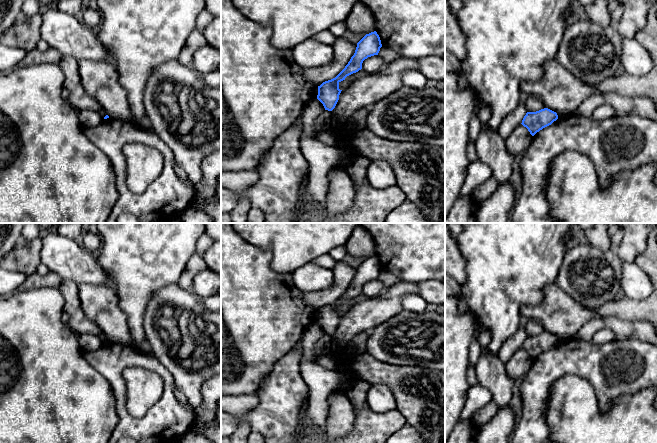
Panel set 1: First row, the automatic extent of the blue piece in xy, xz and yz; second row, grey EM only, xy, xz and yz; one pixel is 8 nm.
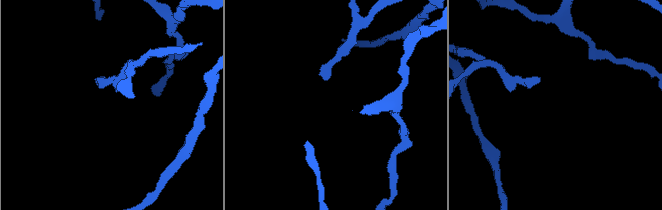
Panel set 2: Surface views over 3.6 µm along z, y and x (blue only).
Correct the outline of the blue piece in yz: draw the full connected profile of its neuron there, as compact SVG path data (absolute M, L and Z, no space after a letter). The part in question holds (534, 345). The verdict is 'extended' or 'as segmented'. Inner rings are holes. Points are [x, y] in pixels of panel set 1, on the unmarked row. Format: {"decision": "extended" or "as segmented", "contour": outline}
{"decision": "as segmented", "contour": "M544 332L536 336L527 336L521 348L534 360L537 356L551 349L557 343L558 339L556 336Z"}

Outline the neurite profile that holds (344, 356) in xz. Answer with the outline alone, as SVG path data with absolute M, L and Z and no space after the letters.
M347 346L340 349L330 348L330 351L327 355L339 359L341 364L336 368L335 371L346 377L350 381L351 385L359 381L359 378L351 370L351 364L357 356L351 355L350 352L347 350Z

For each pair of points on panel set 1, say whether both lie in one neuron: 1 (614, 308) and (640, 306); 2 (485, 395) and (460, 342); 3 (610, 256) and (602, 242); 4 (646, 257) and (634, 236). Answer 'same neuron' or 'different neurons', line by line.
1: same neuron
2: different neurons
3: different neurons
4: different neurons

